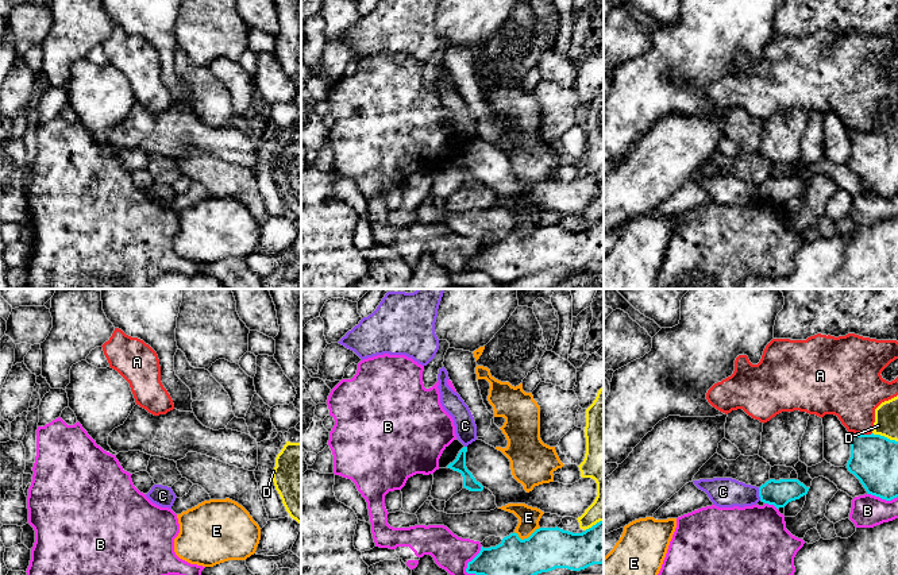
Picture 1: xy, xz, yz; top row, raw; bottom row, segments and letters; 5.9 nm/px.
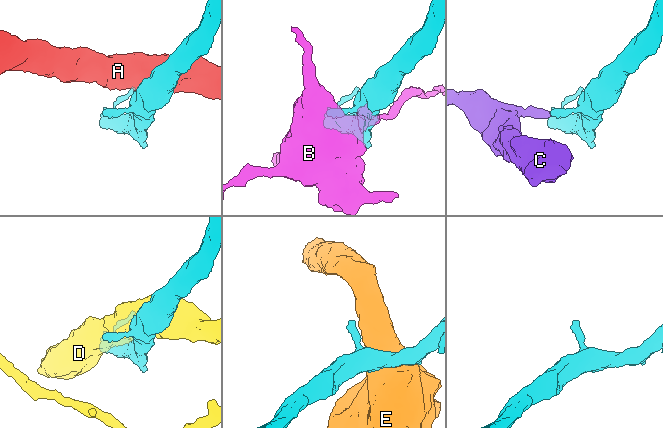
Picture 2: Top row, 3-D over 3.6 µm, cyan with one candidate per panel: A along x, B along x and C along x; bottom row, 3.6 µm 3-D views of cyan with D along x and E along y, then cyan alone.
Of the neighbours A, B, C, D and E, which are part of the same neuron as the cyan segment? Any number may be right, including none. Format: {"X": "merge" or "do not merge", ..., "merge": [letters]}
{"A": "do not merge", "B": "do not merge", "C": "do not merge", "D": "do not merge", "E": "do not merge", "merge": []}

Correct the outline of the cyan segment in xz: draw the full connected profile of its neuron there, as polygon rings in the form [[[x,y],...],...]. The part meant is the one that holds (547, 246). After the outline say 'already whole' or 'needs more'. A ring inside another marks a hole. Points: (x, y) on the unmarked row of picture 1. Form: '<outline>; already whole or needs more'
[[[604,219],[582,231],[555,225],[539,225],[521,238],[510,231],[467,261],[466,270],[483,273],[497,283],[509,283],[555,266],[585,267],[604,261]]]; already whole

